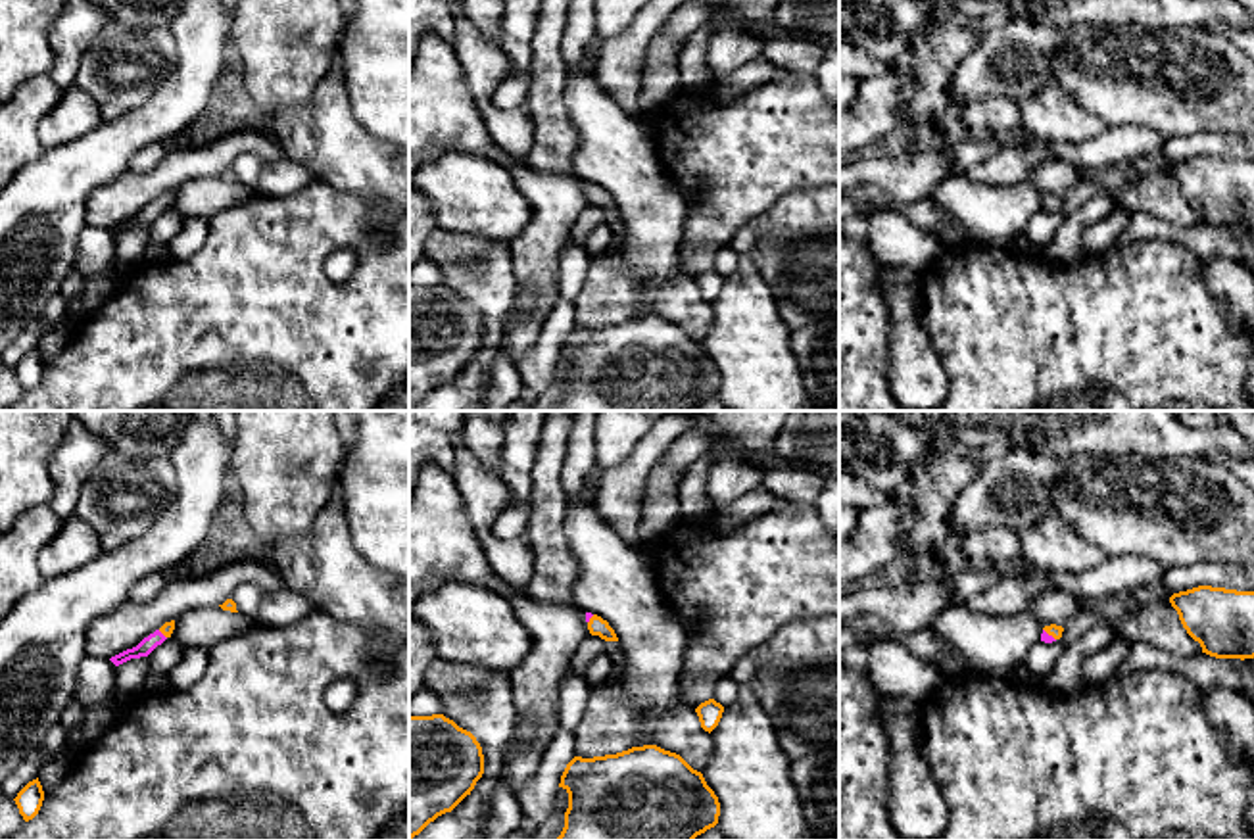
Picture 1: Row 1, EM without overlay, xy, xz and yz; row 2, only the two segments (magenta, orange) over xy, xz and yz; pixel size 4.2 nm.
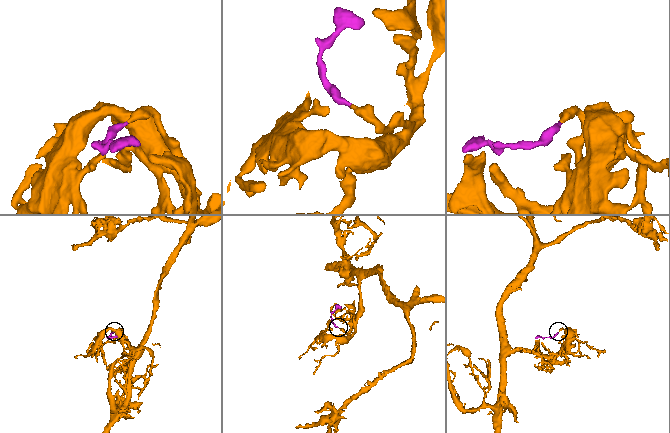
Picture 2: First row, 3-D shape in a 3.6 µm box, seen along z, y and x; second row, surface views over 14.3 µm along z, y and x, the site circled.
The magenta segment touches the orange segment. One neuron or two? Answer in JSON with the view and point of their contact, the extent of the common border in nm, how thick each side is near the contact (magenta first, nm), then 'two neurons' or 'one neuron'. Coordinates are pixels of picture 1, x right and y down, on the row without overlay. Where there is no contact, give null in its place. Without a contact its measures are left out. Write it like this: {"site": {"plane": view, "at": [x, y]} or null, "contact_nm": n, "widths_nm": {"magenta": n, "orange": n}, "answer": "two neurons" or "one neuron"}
{"site": {"plane": "yz", "at": [1047, 204]}, "contact_nm": 80, "widths_nm": {"magenta": 40, "orange": 50}, "answer": "one neuron"}

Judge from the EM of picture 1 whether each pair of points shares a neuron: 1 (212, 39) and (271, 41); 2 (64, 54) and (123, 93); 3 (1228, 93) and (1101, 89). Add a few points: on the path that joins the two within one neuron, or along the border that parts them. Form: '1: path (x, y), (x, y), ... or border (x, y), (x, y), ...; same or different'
1: border (235, 20), (229, 56); different
2: border (104, 27), (83, 56), (73, 83); different
3: path (1197, 91), (1132, 89); same

